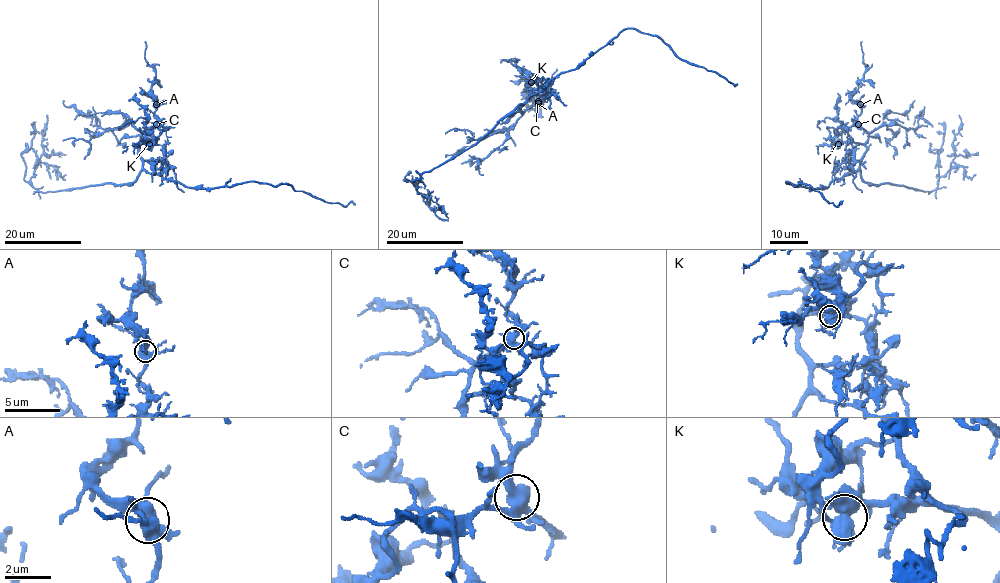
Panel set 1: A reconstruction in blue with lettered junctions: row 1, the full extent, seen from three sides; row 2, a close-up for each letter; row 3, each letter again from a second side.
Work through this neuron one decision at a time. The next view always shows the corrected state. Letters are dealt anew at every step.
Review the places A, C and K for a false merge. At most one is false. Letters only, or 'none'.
K

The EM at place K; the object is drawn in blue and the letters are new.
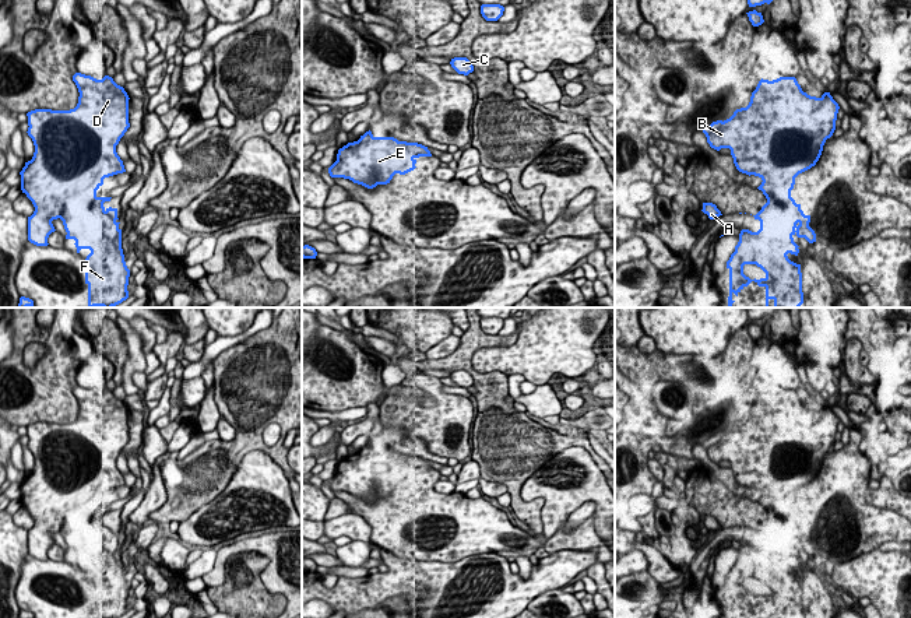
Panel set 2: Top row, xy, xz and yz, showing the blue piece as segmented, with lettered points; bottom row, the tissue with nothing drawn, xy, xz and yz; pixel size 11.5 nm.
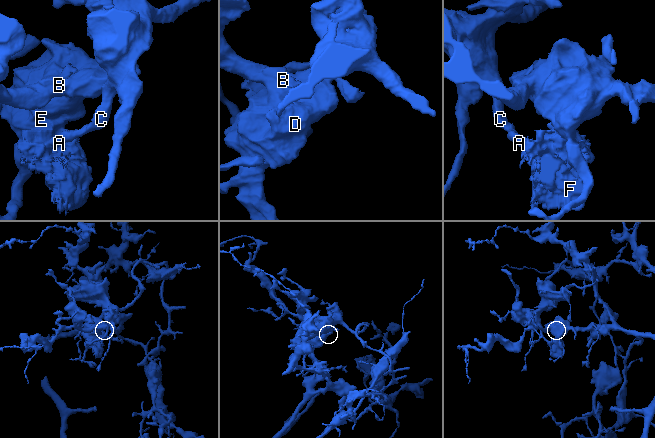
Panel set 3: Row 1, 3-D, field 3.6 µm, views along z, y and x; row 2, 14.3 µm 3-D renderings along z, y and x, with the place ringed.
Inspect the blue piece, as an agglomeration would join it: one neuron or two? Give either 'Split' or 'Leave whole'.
Split

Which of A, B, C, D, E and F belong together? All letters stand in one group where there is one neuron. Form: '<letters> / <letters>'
A C F / B D E

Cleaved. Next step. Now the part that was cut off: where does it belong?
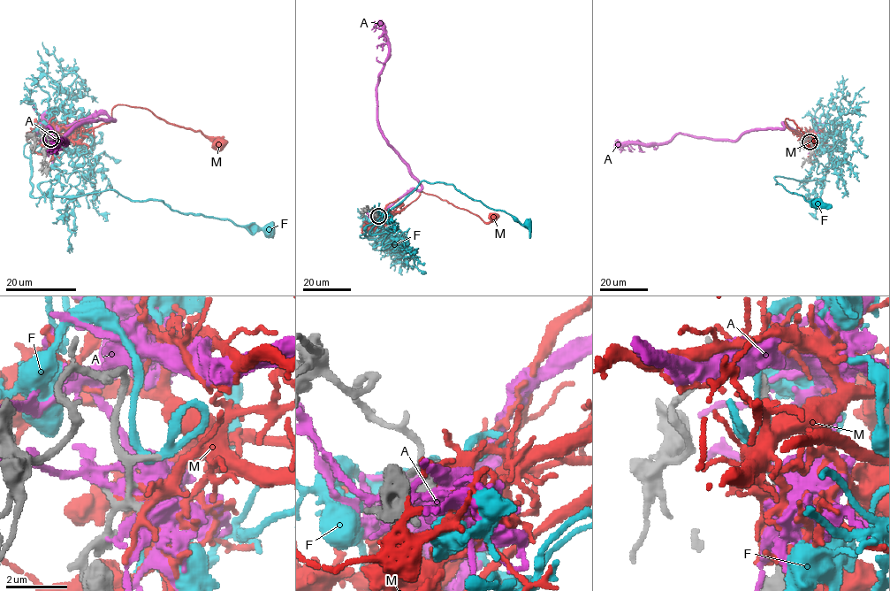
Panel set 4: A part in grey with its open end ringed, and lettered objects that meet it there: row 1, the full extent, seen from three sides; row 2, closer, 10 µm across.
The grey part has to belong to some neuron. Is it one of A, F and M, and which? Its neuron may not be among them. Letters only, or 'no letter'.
F

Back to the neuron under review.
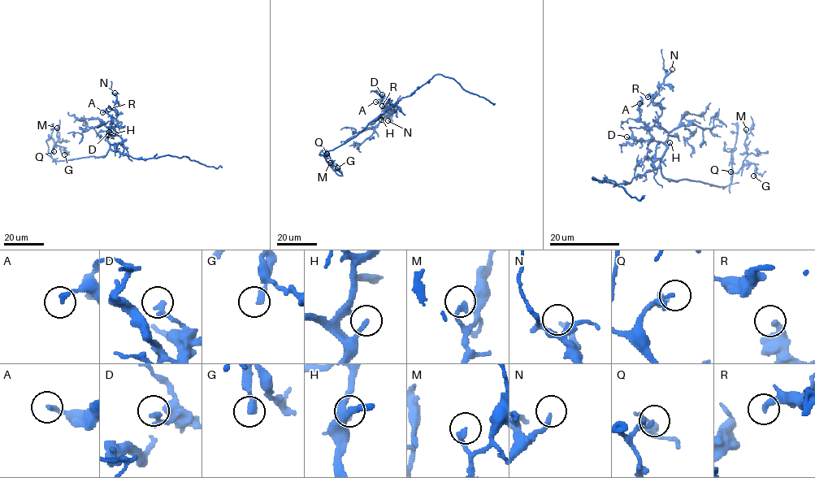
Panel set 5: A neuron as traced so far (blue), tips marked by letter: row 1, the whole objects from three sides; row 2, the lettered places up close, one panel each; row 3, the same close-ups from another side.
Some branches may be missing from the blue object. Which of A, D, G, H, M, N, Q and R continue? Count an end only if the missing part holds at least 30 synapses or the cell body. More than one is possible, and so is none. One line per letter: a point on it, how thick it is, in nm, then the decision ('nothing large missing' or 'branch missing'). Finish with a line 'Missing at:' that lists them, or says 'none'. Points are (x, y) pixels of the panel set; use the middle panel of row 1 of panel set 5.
A: place (375, 102); calibre 200 nm; nothing large missing
D: place (382, 94); calibre 280 nm; nothing large missing
G: place (337, 167); calibre 300 nm; nothing large missing
H: place (381, 119); calibre 240 nm; branch missing
M: place (330, 162); calibre 240 nm; nothing large missing
N: place (387, 120); calibre 240 nm; nothing large missing
Q: place (327, 154); calibre 150 nm; nothing large missing
R: place (382, 106); calibre 360 nm; nothing large missing
Missing at: H

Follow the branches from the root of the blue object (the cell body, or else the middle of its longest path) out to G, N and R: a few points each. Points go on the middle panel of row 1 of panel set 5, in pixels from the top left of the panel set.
G: (391, 107), (356, 136), (324, 154), (327, 161), (337, 167)
N: (391, 107), (380, 116), (383, 118), (390, 114), (389, 109), (387, 120)
R: (391, 107), (383, 112), (381, 118), (391, 112), (389, 114), (390, 110), (385, 110), (382, 106)

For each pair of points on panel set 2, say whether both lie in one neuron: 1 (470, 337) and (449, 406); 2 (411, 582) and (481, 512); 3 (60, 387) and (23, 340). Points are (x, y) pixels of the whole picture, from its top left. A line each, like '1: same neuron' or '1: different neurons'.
1: different neurons
2: different neurons
3: same neuron

